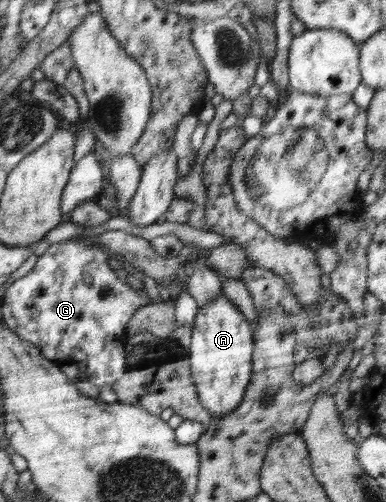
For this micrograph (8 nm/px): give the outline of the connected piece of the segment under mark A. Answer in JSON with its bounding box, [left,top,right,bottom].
[187,295,253,417]

